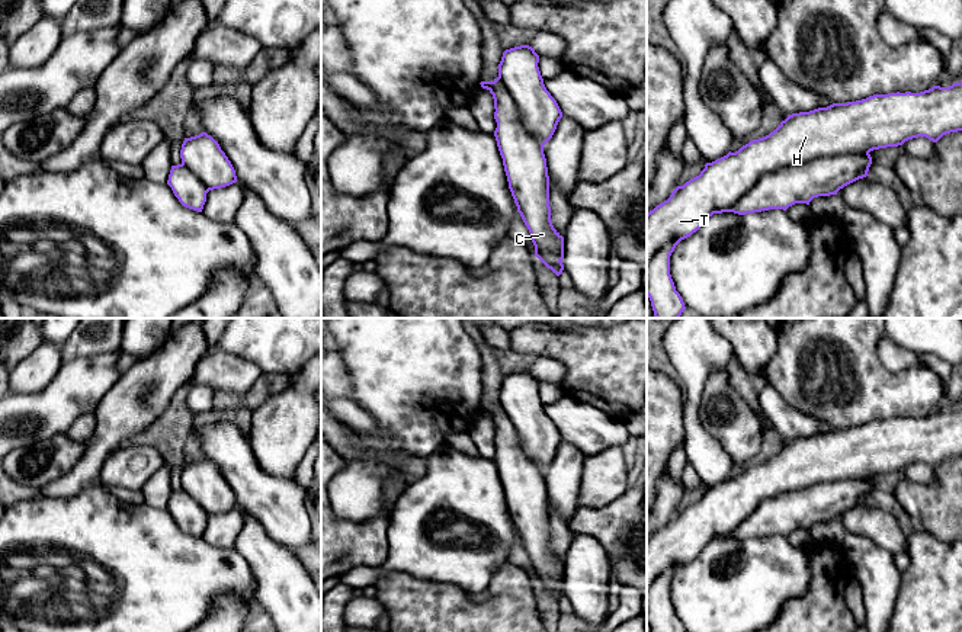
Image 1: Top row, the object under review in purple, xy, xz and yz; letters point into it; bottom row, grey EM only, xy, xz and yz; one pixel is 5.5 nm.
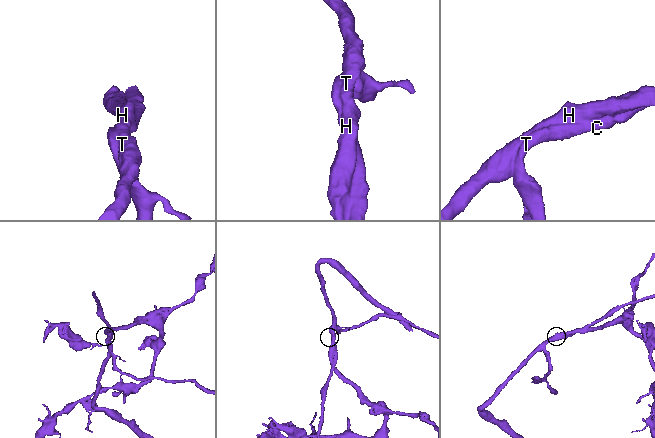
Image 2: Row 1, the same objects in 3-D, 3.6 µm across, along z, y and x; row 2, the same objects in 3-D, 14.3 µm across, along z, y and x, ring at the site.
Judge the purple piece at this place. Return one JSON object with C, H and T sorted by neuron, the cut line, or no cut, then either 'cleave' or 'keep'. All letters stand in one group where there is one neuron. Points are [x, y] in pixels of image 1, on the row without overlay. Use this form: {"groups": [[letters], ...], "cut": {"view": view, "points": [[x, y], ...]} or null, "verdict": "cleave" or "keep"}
{"groups": [["C", "H", "T"]], "cut": null, "verdict": "keep"}

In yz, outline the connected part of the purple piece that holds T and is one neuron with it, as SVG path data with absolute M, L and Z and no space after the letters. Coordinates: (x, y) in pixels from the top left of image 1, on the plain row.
M962 407L949 413L933 411L920 418L873 420L856 427L833 429L827 433L788 440L769 461L706 488L699 501L677 511L667 526L647 539L647 622L651 632L684 632L670 600L670 581L682 565L696 558L714 539L745 540L769 535L786 536L795 529L809 530L814 523L837 520L844 511L869 501L870 477L898 472L918 462L937 468L943 461L958 456L962 456Z

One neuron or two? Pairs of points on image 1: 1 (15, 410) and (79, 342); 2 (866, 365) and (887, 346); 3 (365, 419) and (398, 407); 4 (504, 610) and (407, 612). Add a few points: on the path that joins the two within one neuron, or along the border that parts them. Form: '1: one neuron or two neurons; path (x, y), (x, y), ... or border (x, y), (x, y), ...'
1: two neurons; border (96, 355), (63, 362)
2: two neurons; border (882, 336), (878, 359), (894, 372), (908, 368)
3: two neurons; border (353, 388), (353, 400), (375, 419), (377, 435)
4: one neuron; path (480, 612), (432, 612)

